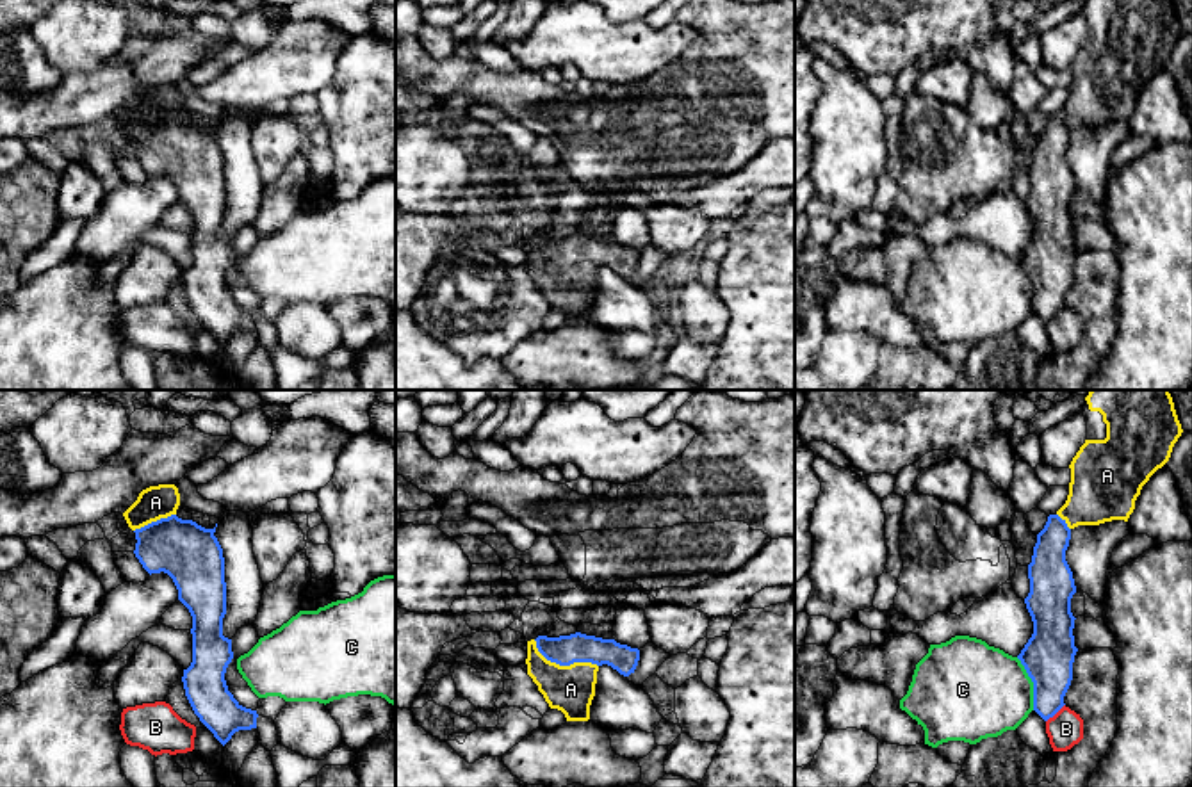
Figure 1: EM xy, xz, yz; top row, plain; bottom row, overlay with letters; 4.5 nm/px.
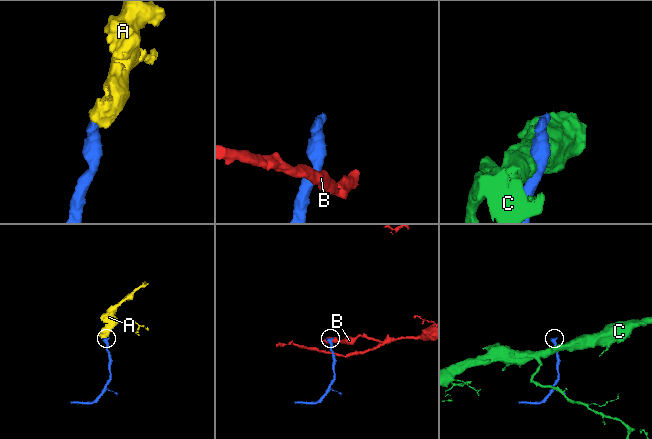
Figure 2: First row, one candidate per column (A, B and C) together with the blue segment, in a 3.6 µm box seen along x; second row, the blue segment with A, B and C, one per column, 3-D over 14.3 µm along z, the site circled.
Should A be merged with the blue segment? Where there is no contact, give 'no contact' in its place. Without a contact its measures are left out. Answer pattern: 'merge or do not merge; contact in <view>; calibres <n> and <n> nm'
merge; contact in xz; calibres 140 and 220 nm

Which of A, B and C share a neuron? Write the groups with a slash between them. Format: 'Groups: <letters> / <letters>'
Groups: A / B / C

